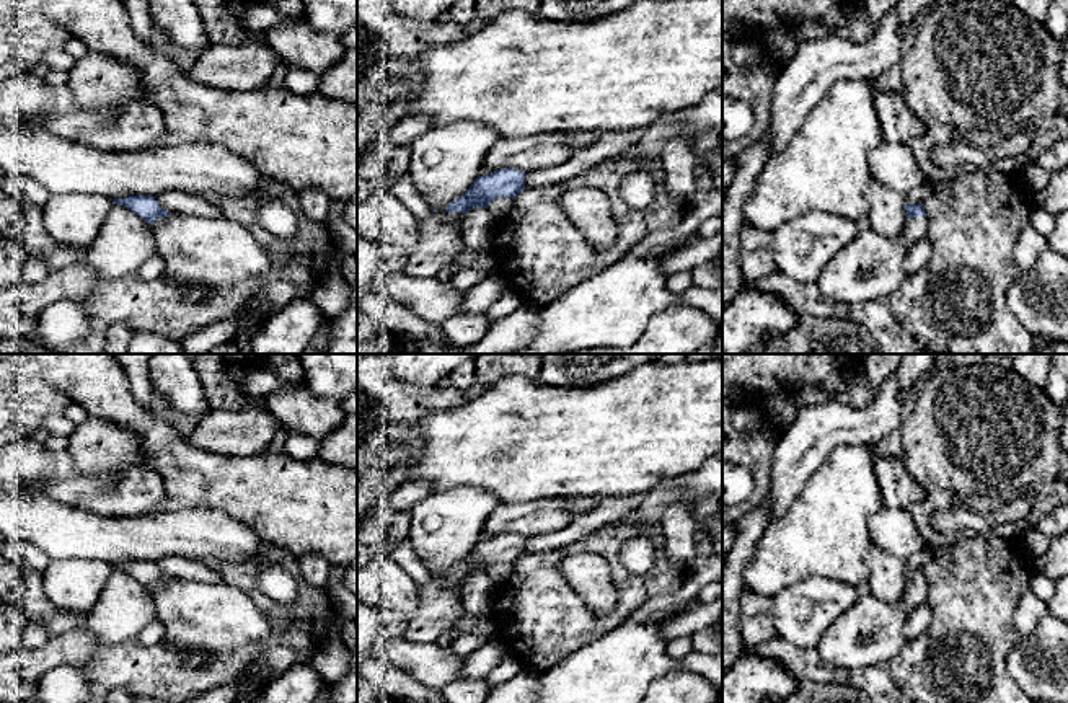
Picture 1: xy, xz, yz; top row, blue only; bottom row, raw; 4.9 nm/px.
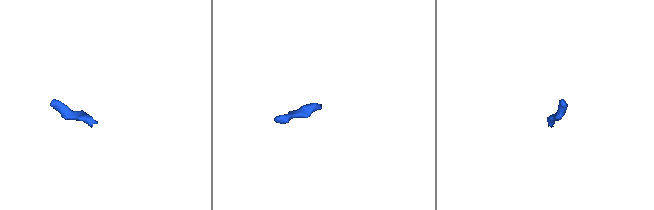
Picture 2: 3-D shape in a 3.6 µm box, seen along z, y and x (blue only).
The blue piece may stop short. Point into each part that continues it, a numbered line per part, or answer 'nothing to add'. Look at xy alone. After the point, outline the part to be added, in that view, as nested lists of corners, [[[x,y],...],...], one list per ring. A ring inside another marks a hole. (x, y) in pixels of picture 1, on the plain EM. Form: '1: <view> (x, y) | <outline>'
1: xy (219, 617) | [[[170,577],[168,582],[157,584],[152,594],[157,615],[165,626],[163,639],[176,648],[223,654],[258,644],[269,634],[269,617],[258,607],[256,597],[235,586]]]

